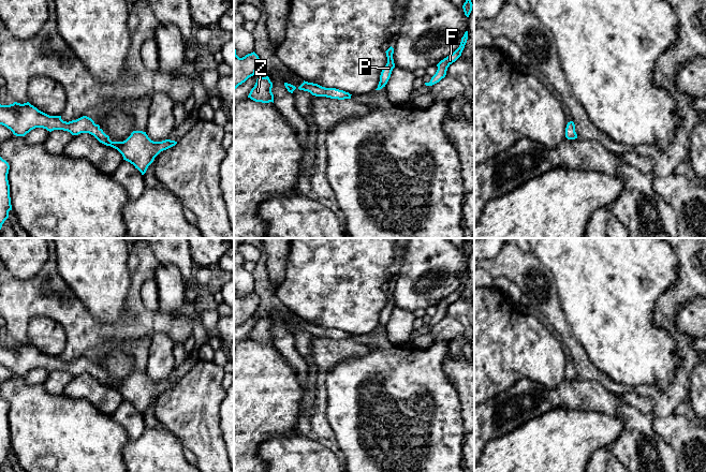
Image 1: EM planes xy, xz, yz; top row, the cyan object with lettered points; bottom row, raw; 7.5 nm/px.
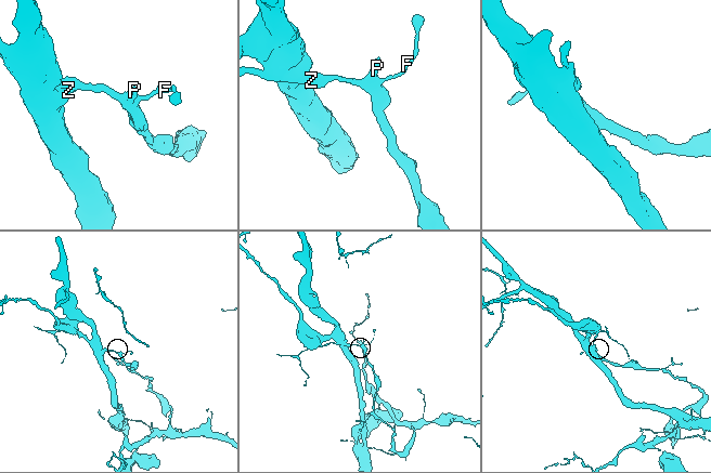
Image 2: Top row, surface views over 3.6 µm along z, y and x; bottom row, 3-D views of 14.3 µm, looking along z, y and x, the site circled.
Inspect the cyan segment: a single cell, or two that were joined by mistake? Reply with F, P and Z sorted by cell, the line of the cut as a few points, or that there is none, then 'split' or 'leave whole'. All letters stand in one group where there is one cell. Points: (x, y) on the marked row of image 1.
F P / Z | xy (99, 128), (92, 134) | split

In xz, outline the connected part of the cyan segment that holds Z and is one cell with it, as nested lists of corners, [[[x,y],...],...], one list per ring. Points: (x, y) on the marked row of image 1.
[[[259,77],[254,87],[251,89],[248,98],[255,102],[274,103],[274,94],[271,92],[273,83],[269,77]]]

